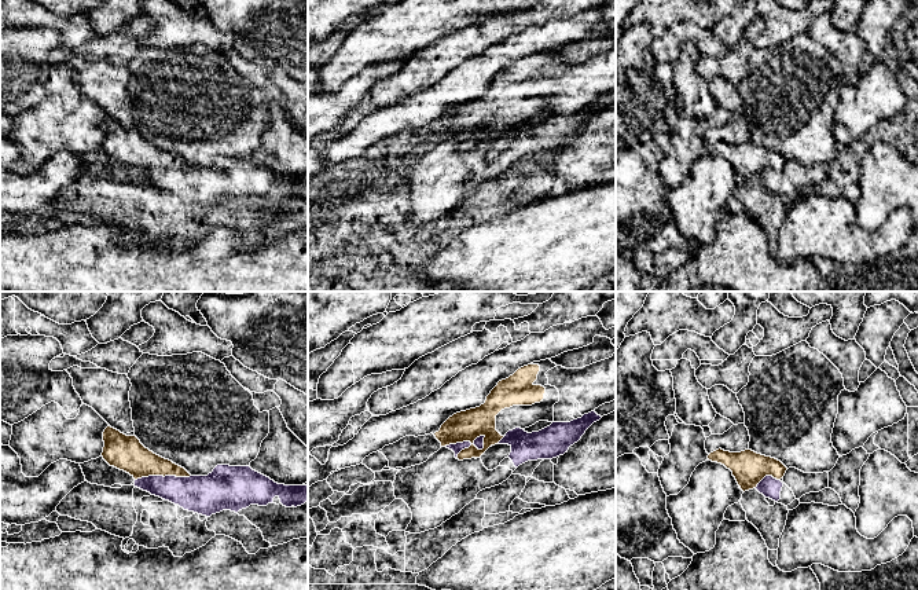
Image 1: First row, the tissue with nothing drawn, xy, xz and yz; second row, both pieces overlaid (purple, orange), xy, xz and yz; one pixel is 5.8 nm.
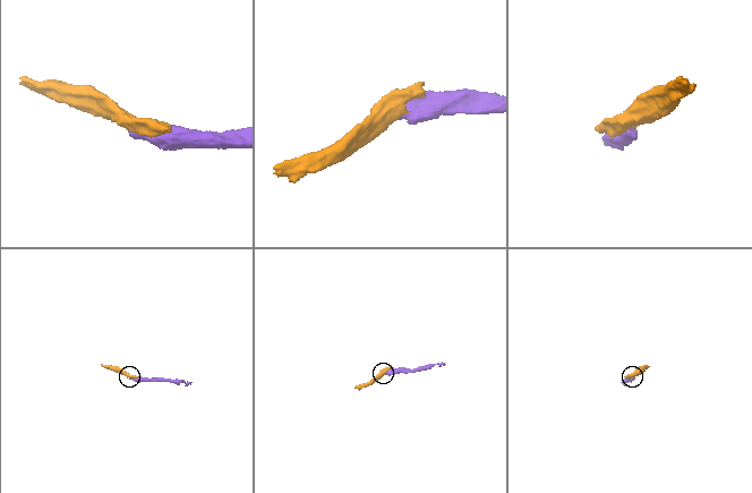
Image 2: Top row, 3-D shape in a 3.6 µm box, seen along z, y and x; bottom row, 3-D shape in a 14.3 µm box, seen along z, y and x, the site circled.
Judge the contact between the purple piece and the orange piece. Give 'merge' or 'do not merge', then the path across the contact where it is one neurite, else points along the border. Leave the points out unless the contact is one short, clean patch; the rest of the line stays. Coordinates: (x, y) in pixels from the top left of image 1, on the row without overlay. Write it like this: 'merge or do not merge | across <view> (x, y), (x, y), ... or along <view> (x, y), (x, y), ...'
do not merge

